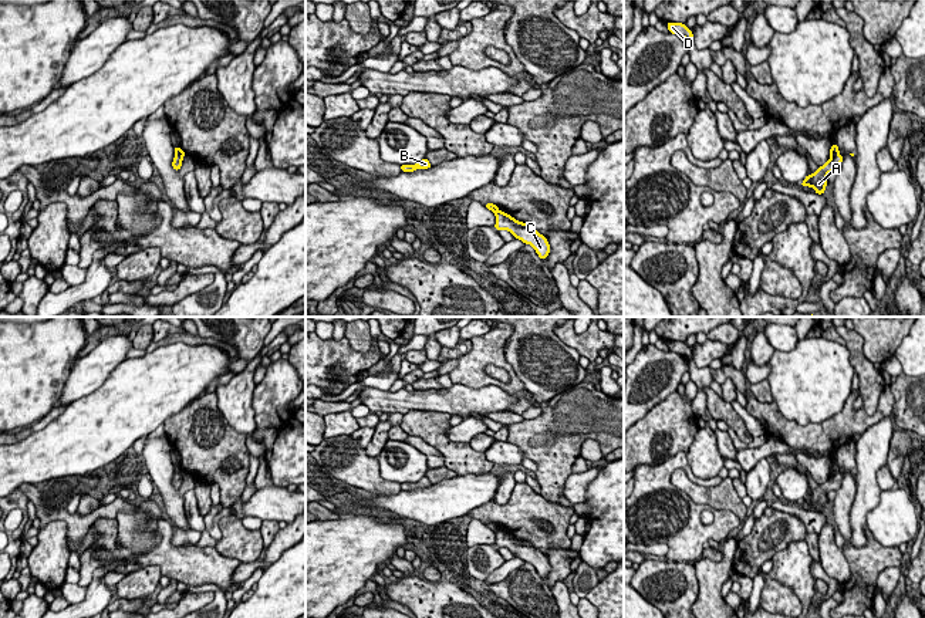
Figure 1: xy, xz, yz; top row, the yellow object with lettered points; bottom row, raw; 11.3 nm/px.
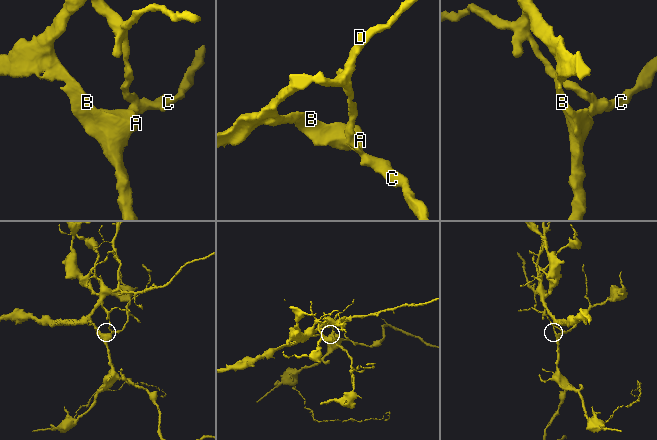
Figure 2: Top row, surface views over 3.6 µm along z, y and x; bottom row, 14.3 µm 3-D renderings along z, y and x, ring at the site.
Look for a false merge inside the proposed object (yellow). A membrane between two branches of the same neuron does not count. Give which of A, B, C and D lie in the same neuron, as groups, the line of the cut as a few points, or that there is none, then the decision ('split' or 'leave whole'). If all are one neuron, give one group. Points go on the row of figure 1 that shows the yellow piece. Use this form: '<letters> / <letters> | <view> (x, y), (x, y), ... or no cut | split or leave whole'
A B C / D | yz (839, 154), (830, 158) | split

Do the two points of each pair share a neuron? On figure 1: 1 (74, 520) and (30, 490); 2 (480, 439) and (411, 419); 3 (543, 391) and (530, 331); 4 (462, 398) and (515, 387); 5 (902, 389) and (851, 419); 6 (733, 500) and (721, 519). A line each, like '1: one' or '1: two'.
1: one
2: two
3: one
4: two
5: two
6: two

